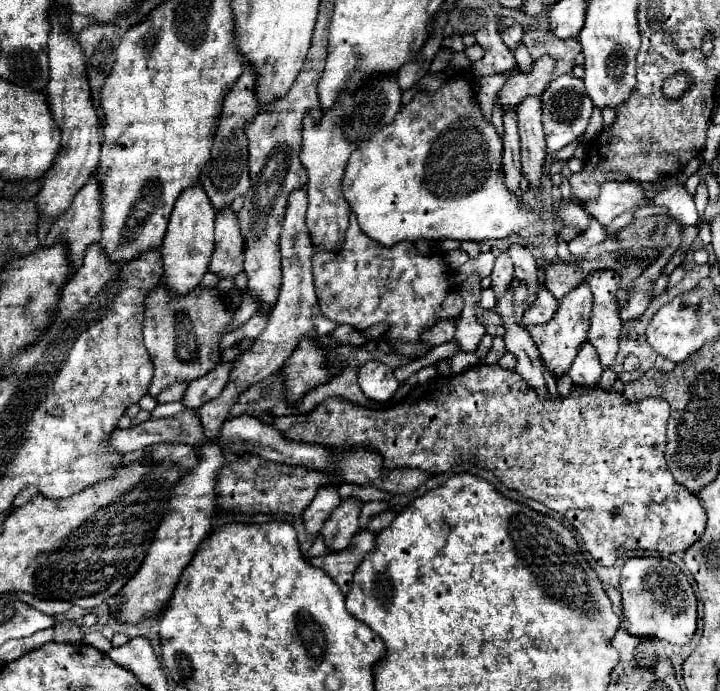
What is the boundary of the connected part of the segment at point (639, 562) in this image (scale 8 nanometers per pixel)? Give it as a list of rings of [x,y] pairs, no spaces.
[[[629,558],[621,570],[621,590],[623,590],[623,616],[627,618],[627,630],[637,636],[653,636],[669,644],[687,644],[697,630],[697,598],[687,580],[687,576],[667,558]]]

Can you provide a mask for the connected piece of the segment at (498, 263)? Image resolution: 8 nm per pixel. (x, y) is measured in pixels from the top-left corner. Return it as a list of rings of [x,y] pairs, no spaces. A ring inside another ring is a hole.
[[[499,254],[495,260],[495,268],[491,272],[491,288],[495,292],[495,298],[501,298],[507,292],[511,280],[513,280],[511,258],[507,254]]]

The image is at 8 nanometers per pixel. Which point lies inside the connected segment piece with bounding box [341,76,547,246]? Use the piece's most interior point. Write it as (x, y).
(435, 173)

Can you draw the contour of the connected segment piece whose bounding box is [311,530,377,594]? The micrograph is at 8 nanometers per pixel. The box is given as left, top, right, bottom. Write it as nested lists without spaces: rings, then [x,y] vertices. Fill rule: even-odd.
[[[361,530],[359,532],[359,542],[351,542],[349,550],[339,552],[339,556],[327,554],[327,556],[313,558],[311,564],[325,570],[333,578],[333,582],[341,588],[341,592],[347,594],[351,590],[353,572],[357,570],[357,566],[365,558],[365,554],[369,554],[371,548],[375,546],[375,536],[377,534],[373,530]]]

